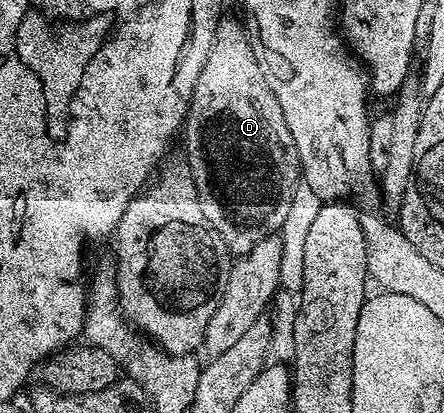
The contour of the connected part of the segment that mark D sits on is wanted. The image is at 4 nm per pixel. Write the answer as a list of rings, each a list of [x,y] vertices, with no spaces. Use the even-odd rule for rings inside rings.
[[[219,19],[214,44],[205,49],[206,61],[201,61],[198,70],[190,108],[186,112],[184,160],[196,182],[204,218],[212,230],[224,238],[227,253],[239,257],[256,246],[256,242],[279,231],[288,213],[293,187],[300,181],[300,169],[292,130],[288,130],[284,110],[280,110],[280,102],[276,102],[276,94],[272,94],[272,86],[268,86],[268,78],[264,78],[260,70],[247,25],[243,21],[241,24],[238,20],[226,19]]]

